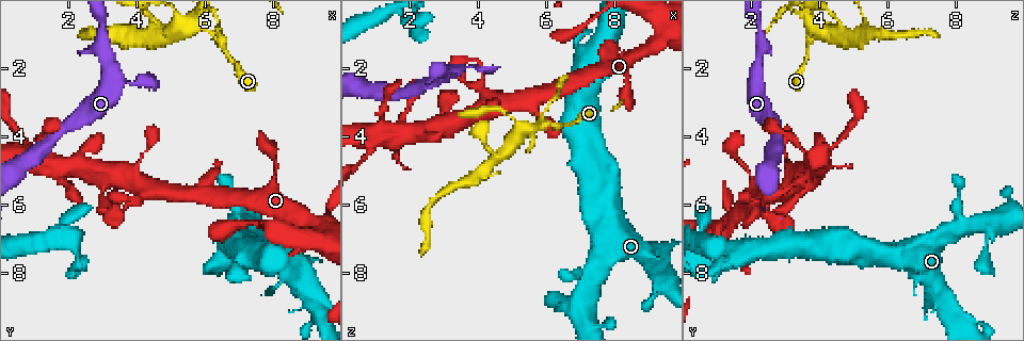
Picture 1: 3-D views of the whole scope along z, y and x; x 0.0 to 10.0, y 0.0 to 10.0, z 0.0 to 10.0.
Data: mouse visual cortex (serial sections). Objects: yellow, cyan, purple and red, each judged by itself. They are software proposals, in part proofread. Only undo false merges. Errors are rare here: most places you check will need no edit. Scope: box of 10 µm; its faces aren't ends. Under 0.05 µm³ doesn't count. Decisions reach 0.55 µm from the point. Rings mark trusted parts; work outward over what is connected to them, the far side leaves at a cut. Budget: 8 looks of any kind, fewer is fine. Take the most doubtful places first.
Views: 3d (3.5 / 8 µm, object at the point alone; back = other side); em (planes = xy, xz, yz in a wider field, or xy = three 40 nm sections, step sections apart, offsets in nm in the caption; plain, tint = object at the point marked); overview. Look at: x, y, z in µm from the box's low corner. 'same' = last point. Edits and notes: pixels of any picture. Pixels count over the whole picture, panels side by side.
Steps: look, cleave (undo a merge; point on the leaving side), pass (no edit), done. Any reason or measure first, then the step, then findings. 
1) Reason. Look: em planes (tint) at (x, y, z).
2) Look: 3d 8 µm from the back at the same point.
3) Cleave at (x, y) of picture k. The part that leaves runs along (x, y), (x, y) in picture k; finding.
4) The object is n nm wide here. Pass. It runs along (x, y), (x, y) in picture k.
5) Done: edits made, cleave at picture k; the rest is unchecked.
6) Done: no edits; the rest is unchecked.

Look: 3d 3.5 µm at (3.90, 0.95, 5.25).

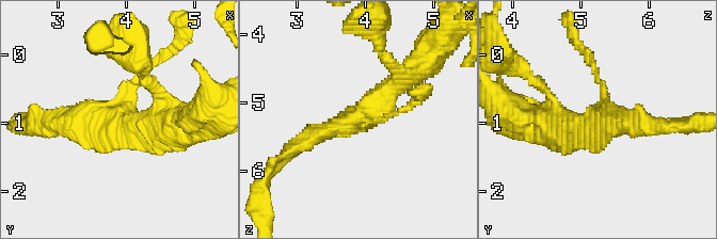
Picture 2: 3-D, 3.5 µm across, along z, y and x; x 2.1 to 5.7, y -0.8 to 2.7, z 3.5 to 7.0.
Look: em xy step 3 (tint) at (3.90, 1.00, 5.25).

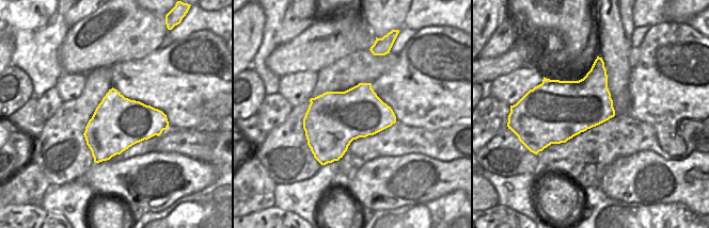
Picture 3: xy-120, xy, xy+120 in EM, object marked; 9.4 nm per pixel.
Pass. It runs along (418, 68), (355, 120), (293, 147) in picture 2; all the same cell.

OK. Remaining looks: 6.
Thin neck. Look: 3d 3.5 µm at (3.80, 2.40, 2.00).

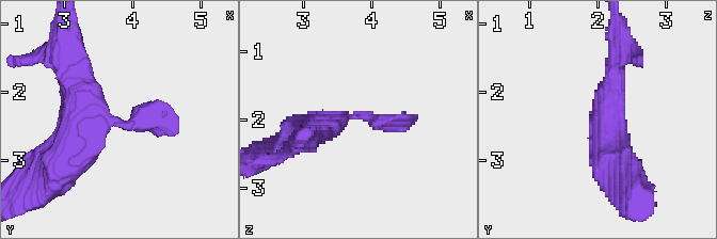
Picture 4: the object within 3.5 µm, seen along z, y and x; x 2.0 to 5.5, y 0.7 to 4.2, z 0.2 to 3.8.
Pass. It runs along (61, 163), (94, 121), (176, 130) in picture 4; continuous, no second cell.

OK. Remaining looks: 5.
Sharp bend. Look: 3d 3.5 µm at (1.85, 5.10, 3.75).

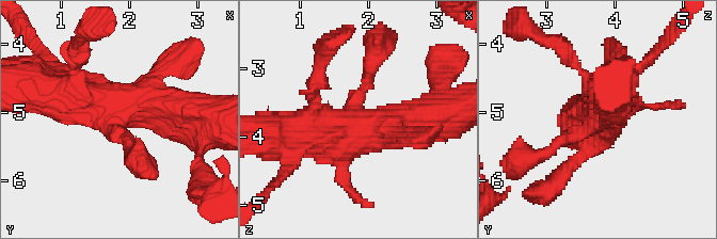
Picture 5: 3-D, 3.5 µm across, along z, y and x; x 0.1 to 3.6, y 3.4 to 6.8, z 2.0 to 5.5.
Look: em xy step 2 (tint) at (1.80, 5.15, 3.70).

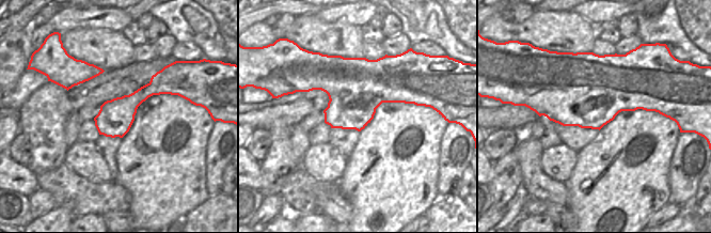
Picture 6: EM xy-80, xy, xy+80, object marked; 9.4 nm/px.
Look: em xy step 5 (tint) at the same point.

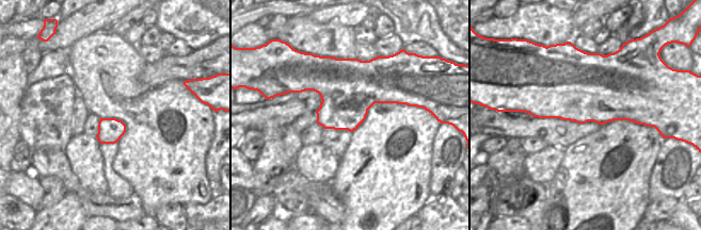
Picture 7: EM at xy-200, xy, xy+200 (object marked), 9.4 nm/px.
Pass. All the same cell.

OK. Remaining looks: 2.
Done: no edits; the rest is unchecked.

